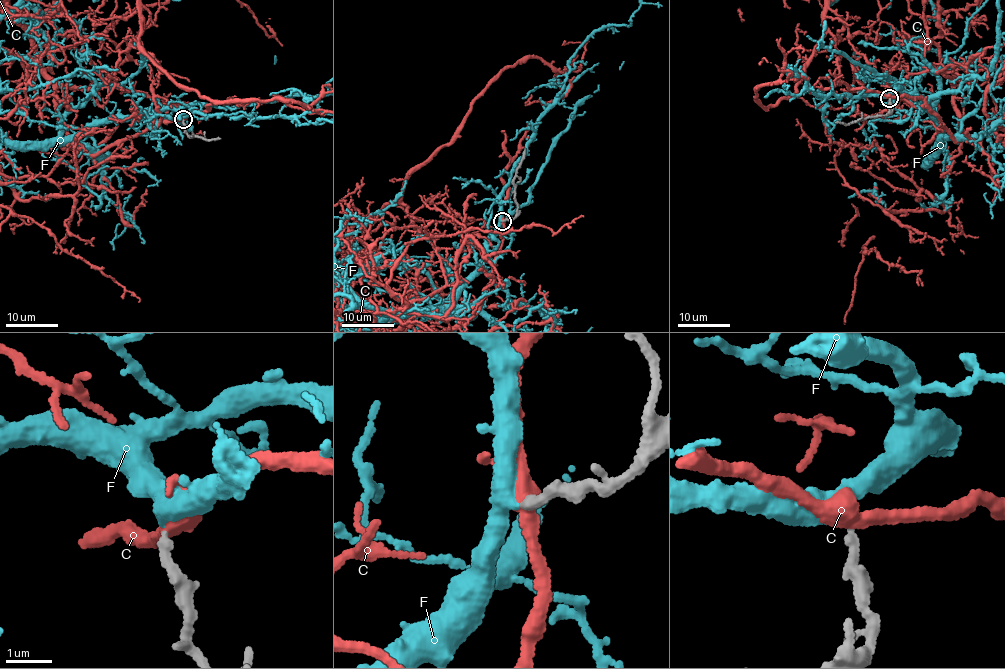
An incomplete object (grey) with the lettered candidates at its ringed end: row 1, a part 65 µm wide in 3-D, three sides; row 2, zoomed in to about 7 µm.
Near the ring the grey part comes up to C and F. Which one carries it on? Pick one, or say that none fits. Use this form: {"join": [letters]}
{"join": ["F"]}

